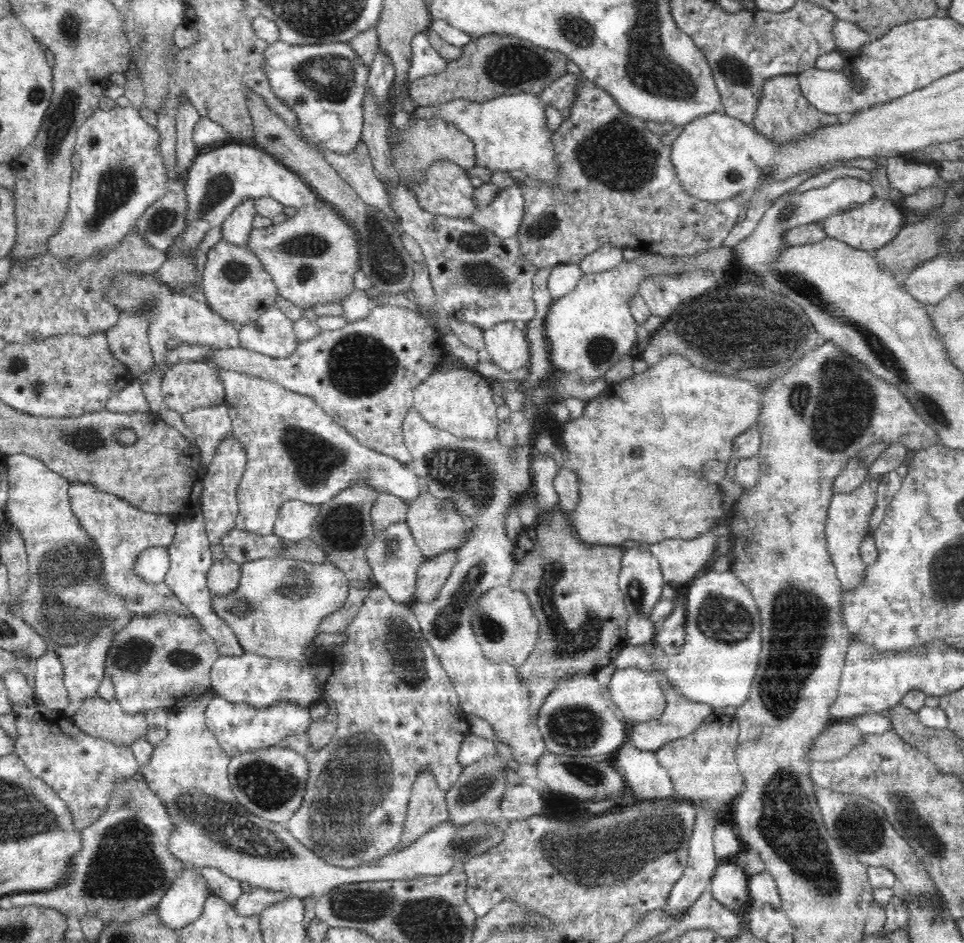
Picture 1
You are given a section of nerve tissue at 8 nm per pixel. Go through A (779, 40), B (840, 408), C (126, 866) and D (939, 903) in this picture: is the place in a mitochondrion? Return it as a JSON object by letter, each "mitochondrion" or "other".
{"A":"other","B":"mitochondrion","C":"mitochondrion","D":"other"}

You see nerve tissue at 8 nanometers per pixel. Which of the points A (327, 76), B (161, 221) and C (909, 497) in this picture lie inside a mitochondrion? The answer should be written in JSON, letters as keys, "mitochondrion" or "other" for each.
{"A":"mitochondrion","B":"mitochondrion","C":"other"}

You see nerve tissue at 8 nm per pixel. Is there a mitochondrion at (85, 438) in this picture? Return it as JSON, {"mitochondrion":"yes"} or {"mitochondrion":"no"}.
{"mitochondrion":"yes"}

